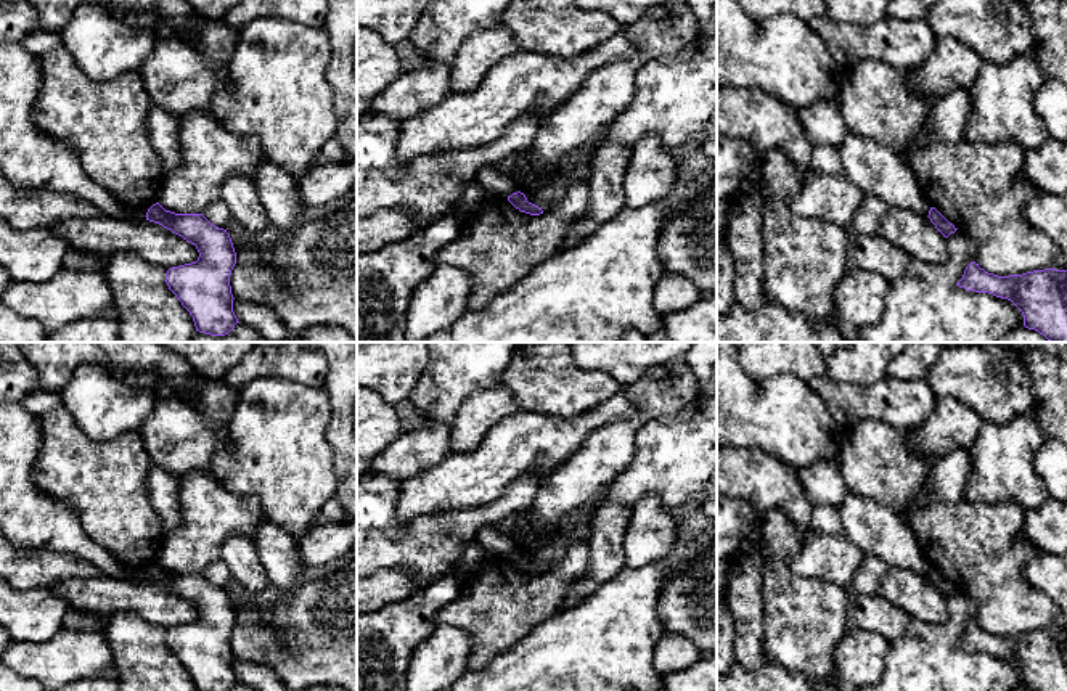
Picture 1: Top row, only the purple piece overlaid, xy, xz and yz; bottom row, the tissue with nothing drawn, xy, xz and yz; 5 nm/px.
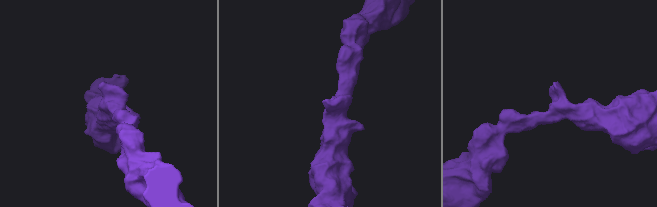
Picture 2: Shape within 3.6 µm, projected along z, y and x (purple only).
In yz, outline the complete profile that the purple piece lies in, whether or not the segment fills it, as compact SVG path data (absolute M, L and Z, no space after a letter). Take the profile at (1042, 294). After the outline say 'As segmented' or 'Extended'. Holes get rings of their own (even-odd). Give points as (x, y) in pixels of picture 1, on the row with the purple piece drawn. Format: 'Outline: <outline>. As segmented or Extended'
Outline: M971 262L959 288L1011 301L1024 315L1024 326L1049 342L1067 342L1067 270L1045 268L998 276Z. As segmented

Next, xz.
Outline: M517 191L508 196L508 201L519 209L521 212L530 214L530 215L540 215L543 214L542 207L532 204L527 201L525 194Z. As segmented

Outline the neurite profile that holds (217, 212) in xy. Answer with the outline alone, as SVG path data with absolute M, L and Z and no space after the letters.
M220 199L211 202L202 215L219 228L227 230L231 222L231 214Z

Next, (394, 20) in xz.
M357 0L357 26L378 32L392 47L410 39L427 0Z

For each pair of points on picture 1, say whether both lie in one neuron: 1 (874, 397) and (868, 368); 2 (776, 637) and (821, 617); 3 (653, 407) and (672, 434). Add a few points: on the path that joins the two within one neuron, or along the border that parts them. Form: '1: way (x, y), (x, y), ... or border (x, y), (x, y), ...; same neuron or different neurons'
1: border (887, 375), (870, 384), (847, 384), (834, 380); different neurons
2: way (788, 637), (810, 617); same neuron
3: border (694, 400), (650, 418), (633, 442); different neurons

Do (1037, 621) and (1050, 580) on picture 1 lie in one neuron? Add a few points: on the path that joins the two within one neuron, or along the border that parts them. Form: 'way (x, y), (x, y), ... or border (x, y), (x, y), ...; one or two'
border (1035, 556), (1026, 566), (1024, 577), (1050, 600); two

